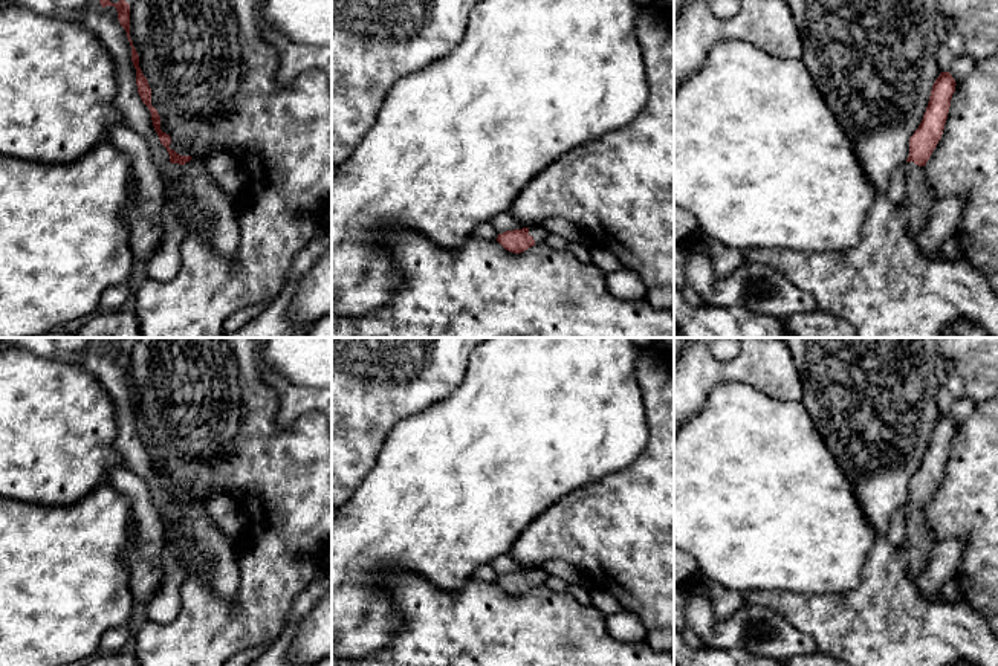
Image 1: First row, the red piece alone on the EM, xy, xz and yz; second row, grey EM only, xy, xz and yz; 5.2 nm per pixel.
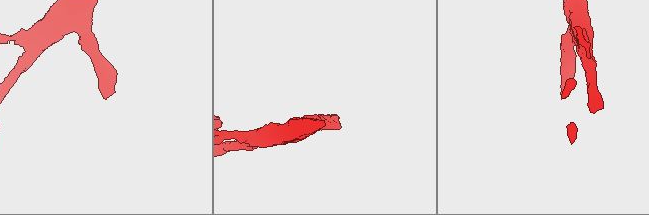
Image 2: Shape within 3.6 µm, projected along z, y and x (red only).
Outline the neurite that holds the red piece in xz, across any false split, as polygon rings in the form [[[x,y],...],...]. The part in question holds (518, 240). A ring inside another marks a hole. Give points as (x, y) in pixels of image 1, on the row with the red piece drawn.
[[[543,226],[506,231],[498,234],[497,241],[509,252],[521,254],[535,244],[543,244],[549,231]]]

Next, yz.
[[[949,72],[940,73],[932,86],[923,119],[909,137],[909,156],[905,163],[905,206],[908,212],[908,232],[912,238],[925,228],[935,202],[935,196],[926,180],[925,165],[941,139],[955,86],[955,79]]]

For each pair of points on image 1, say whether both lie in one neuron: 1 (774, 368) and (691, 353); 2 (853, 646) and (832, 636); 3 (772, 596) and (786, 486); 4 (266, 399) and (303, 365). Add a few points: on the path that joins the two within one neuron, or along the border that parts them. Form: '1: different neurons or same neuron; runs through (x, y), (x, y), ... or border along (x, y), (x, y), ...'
1: same neuron; runs through (754, 368), (711, 368)
2: same neuron; runs through (848, 642), (842, 636), (836, 636)
3: different neurons; border along (743, 591), (793, 590), (809, 594)
4: same neuron; runs through (257, 381), (257, 370), (265, 362), (285, 362)

